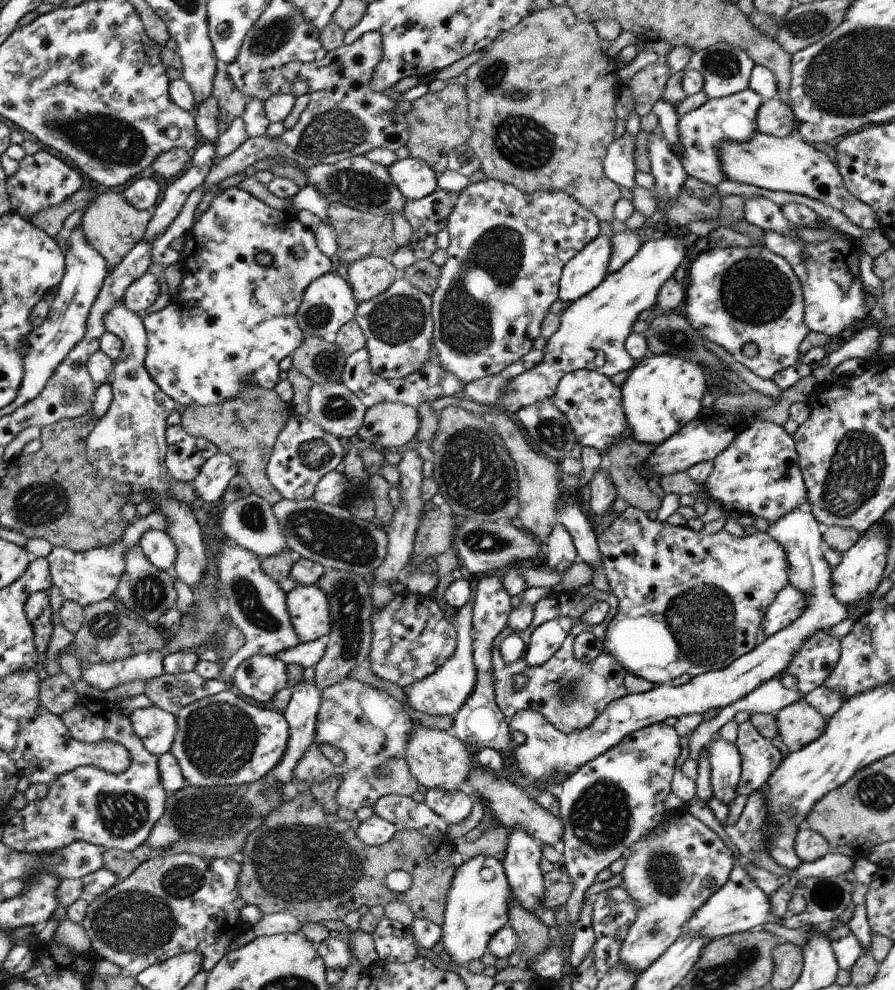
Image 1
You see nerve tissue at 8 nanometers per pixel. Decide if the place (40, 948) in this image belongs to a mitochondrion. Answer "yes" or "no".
no

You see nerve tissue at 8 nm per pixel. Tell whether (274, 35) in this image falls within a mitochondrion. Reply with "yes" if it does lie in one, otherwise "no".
yes

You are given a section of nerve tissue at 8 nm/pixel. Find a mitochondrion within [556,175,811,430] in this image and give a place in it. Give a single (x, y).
(754, 291)

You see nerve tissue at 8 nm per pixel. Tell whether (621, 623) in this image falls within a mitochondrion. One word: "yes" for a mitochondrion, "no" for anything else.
no

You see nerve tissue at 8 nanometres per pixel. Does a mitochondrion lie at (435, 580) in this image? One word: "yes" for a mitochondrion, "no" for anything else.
no

